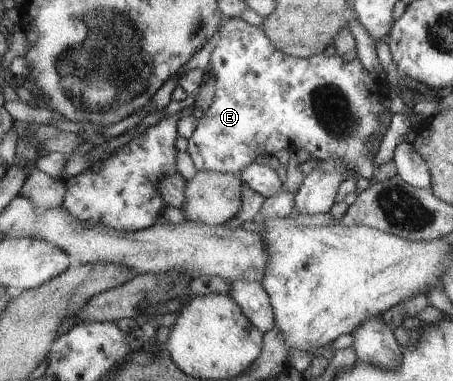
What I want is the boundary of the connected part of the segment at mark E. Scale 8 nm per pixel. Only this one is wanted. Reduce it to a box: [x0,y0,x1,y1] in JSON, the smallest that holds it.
[186,18,388,177]

